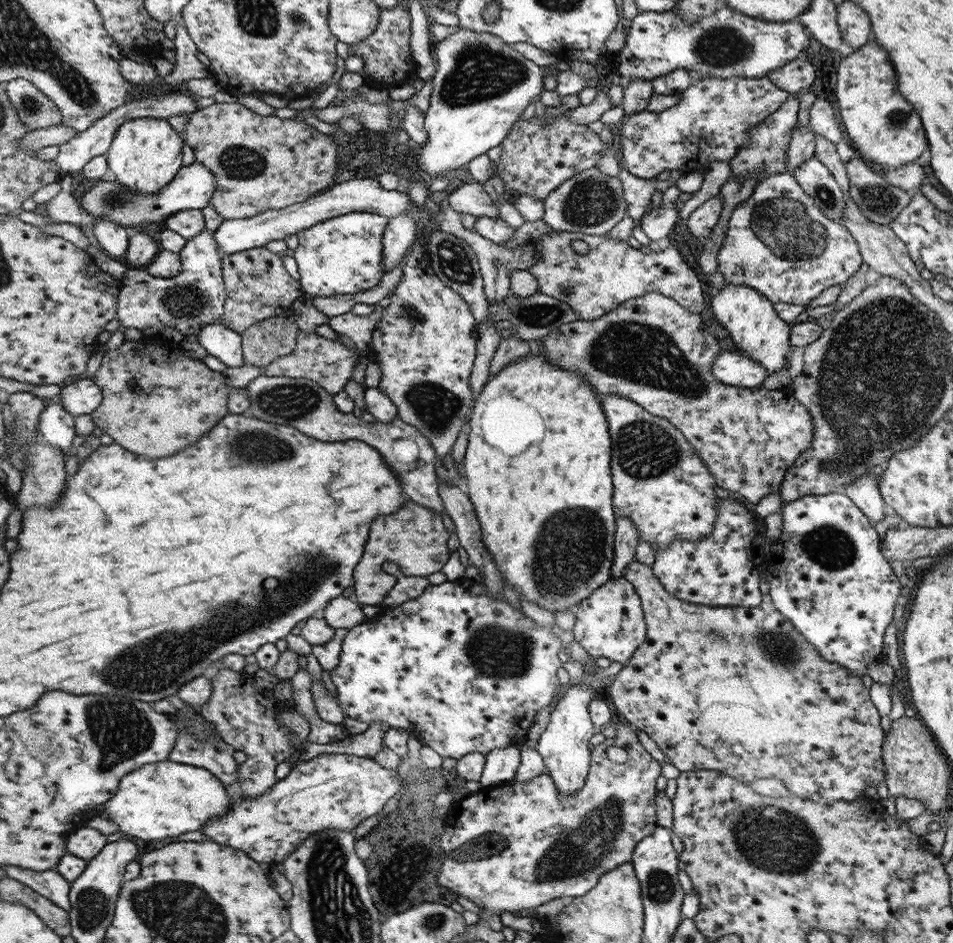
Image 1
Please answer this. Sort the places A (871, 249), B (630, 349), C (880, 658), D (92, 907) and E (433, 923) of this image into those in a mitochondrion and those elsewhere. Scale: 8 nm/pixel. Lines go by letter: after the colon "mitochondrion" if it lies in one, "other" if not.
A: other
B: mitochondrion
C: other
D: mitochondrion
E: mitochondrion

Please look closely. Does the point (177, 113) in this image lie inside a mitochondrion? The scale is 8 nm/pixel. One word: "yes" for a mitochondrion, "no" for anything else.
no

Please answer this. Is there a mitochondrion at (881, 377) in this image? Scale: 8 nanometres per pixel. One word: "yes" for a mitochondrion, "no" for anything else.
yes

